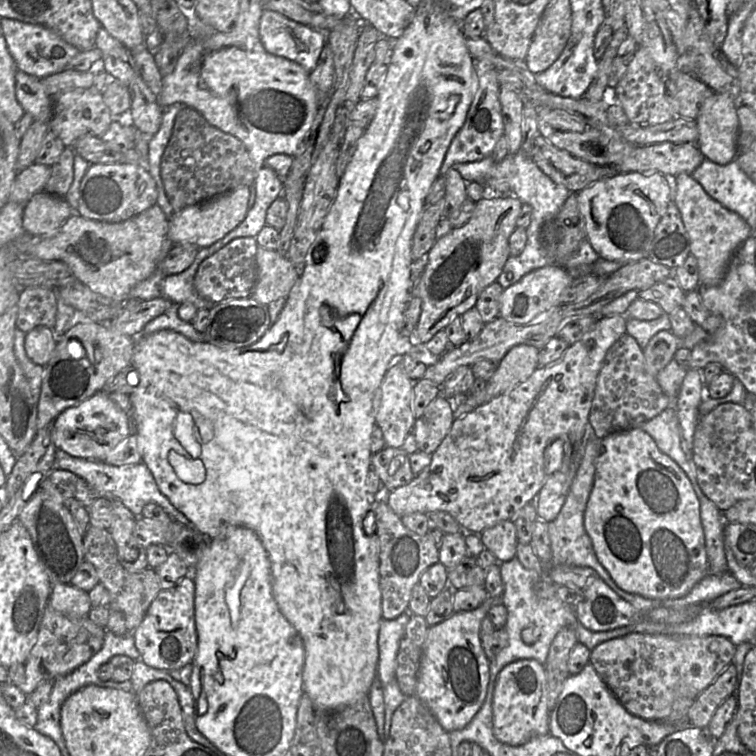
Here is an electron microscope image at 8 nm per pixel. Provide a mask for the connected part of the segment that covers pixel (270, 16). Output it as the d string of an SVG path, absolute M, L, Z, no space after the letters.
M272 10L262 11L259 37L267 52L299 64L308 73L317 65L326 44L326 33Z

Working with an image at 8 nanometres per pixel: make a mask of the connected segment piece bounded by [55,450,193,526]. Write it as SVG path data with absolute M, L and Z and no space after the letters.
M57 450L55 467L70 471L84 479L95 496L104 497L109 500L119 500L135 517L140 517L144 505L151 502L160 506L172 519L184 525L193 526L190 521L170 503L167 497L161 493L152 473L144 463L113 466L103 461L74 457L62 450Z

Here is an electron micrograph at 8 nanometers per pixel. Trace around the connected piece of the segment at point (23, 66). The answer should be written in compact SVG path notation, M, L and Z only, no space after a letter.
M1 18L1 29L17 69L38 78L65 70L70 60L80 52L56 32L42 25Z

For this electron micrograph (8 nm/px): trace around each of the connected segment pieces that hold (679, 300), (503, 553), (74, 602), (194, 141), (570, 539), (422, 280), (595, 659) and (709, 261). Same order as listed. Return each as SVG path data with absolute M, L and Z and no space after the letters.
M673 275L646 290L639 291L638 297L658 304L666 315L683 307L685 292Z
M503 520L479 534L488 551L502 563L516 557L518 543L516 527L512 520Z
M53 584L49 605L73 619L88 617L92 607L88 592L71 584Z
M193 108L178 112L161 158L161 178L174 212L241 186L250 187L255 177L254 164L240 139L212 126Z
M591 426L587 427L587 436L583 440L583 456L578 464L576 475L570 486L565 502L557 517L549 522L550 547L552 552L552 565L573 565L579 567L588 567L593 569L597 576L600 577L617 595L630 603L640 613L648 613L659 607L668 607L662 605L661 600L645 598L641 595L628 593L620 589L607 573L605 568L599 563L593 550L590 537L584 528L584 511L593 486L595 476L595 460L600 452L600 439L598 439Z
M515 196L482 197L475 203L470 220L461 227L445 228L425 256L426 265L418 280L422 300L414 339L425 344L455 318L475 307L480 293L497 281L510 256L509 238L516 228L522 202Z
M630 633L598 644L589 663L632 715L647 721L668 718L676 699L696 699L730 664L736 645L719 635Z
M689 174L674 177L675 190L672 201L676 204L690 240L690 254L698 264L699 285L715 286L725 277L728 265L742 243L753 235L753 229L737 213L714 200Z

